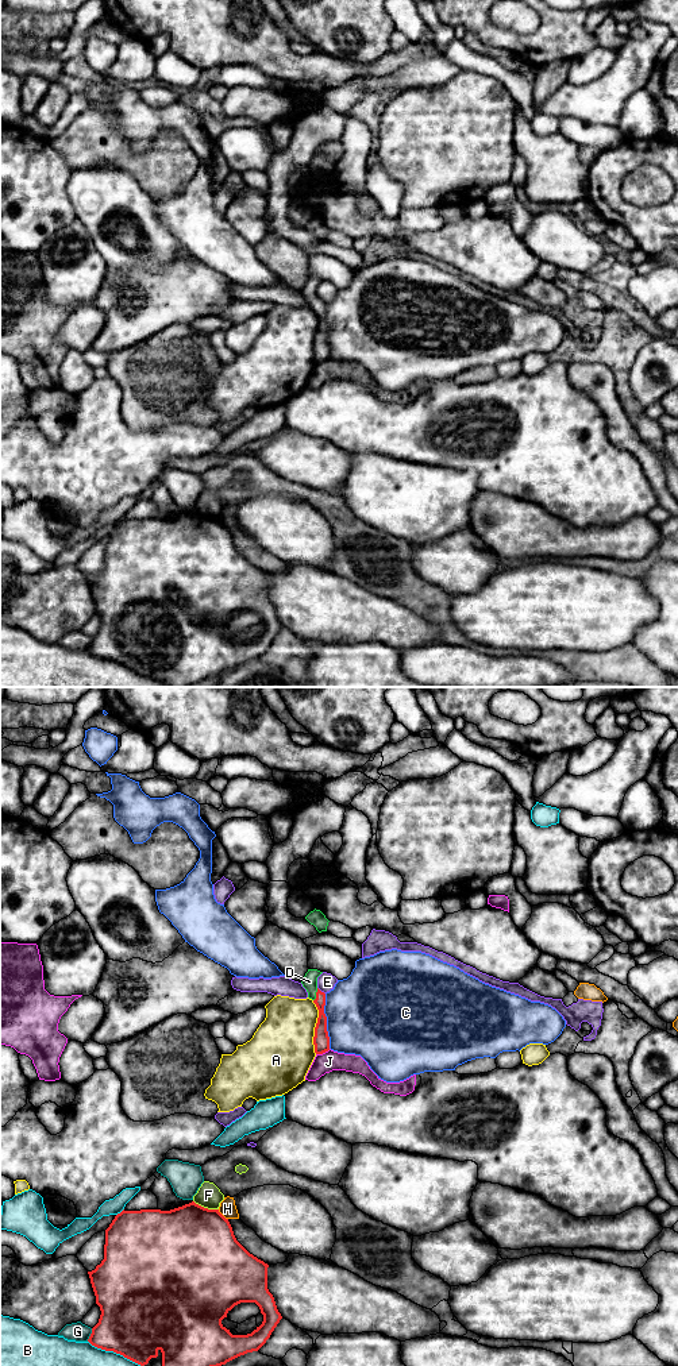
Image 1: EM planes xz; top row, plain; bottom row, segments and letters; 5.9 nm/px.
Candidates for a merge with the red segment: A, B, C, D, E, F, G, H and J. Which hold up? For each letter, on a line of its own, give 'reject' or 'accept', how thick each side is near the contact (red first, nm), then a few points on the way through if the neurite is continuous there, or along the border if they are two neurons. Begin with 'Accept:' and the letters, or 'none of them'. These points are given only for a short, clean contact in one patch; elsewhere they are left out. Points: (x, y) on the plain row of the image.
Accept: D
A: reject; 100 nm thick on the red side, 380 nm on the other
B: reject; 460 nm thick on the red side, 400 nm on the other
C: reject; 100 nm thick on the red side, 480 nm on the other
D: accept; 80 nm thick on the red side, 90 nm on the other; runs through xz (320, 346), (320, 309), (316, 304), (309, 290)
E: reject; 80 nm thick on the red side, 110 nm on the other
F: reject; 500 nm thick on the red side, 140 nm on the other
G: reject; 380 nm thick on the red side, 110 nm on the other
H: reject; 500 nm thick on the red side, 100 nm on the other
J: reject; 100 nm thick on the red side, 120 nm on the other

